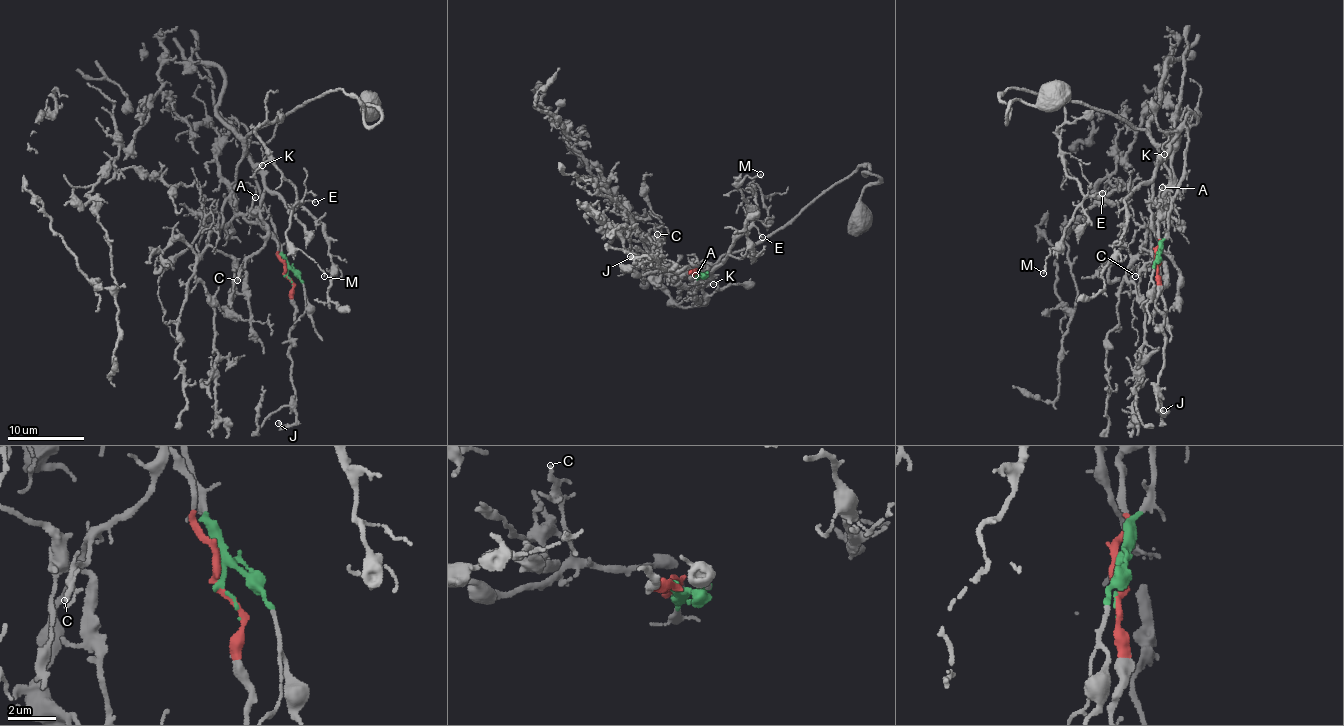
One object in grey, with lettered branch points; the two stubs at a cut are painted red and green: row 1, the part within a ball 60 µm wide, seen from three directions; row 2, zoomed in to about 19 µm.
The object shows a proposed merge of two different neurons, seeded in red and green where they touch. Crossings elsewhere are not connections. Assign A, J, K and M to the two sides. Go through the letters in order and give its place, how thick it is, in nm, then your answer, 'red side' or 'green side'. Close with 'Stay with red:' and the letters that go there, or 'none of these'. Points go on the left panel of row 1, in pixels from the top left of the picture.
A: at (255, 197); 160 nm thick; red side
J: at (278, 423); 180 nm thick; red side
K: at (262, 165); 180 nm thick; green side
M: at (324, 276); 110 nm thick; green side
Stay with red: A, J

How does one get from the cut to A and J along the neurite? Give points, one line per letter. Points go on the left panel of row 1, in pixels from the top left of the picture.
A: (286, 275), (276, 237), (251, 206), (255, 197)
J: (286, 275), (292, 284), (295, 322), (290, 332), (289, 359), (296, 421), (288, 427), (278, 423)

